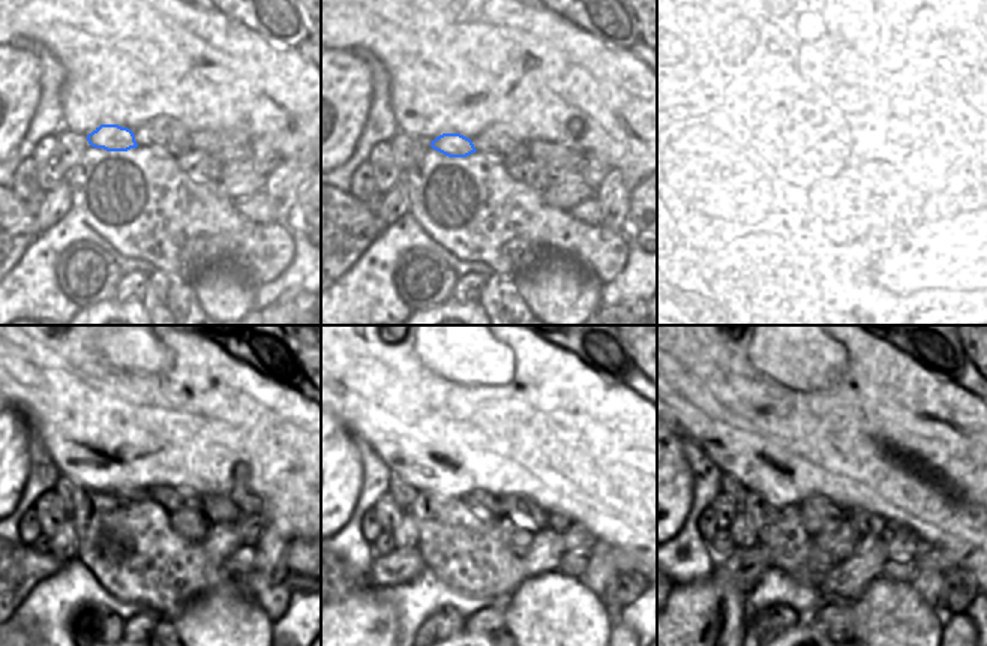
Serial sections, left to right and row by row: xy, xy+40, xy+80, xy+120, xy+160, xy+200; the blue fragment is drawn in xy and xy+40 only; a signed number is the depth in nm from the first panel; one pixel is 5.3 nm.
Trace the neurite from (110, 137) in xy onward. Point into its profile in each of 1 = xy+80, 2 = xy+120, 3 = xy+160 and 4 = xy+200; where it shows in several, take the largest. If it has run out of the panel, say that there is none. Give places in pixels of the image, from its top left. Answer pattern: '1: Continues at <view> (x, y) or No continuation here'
1: Continues at xy+80 (792, 150)
2: Continues at xy+120 (131, 495)
3: Continues at xy+160 (486, 507)
4: Continues at xy+200 (816, 511)

